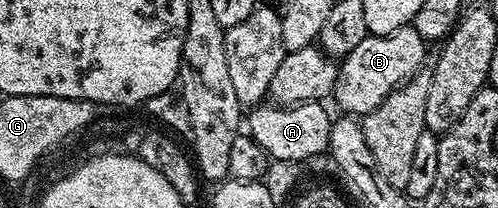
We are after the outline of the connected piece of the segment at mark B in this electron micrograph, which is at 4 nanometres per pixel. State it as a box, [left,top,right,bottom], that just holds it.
[332,26,426,118]

